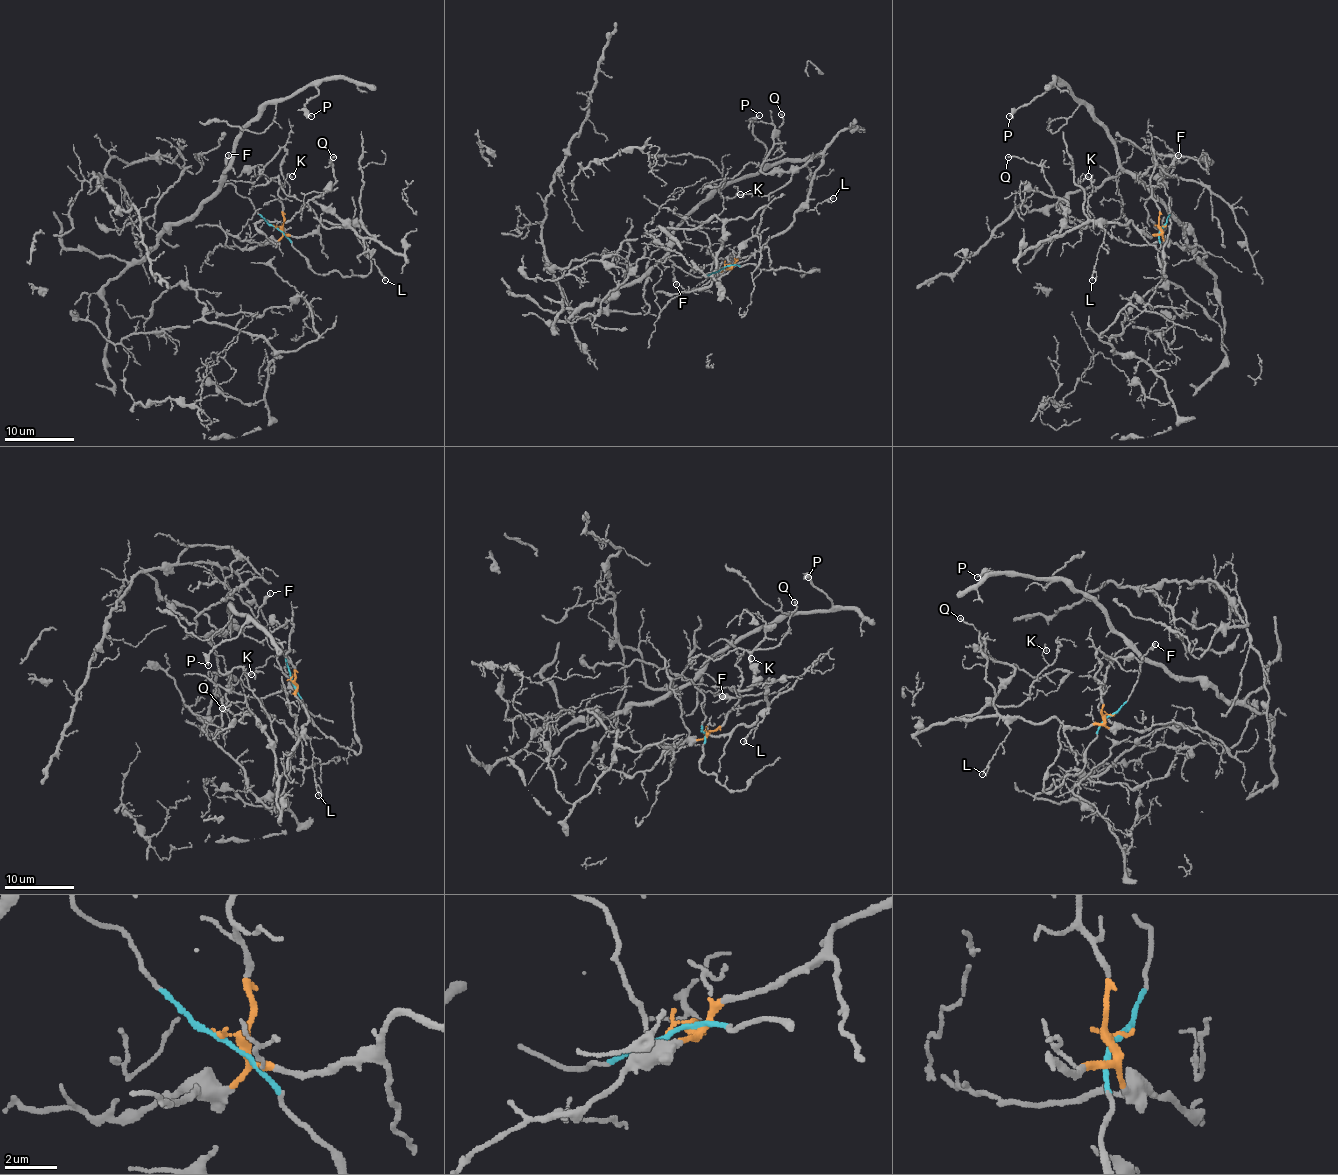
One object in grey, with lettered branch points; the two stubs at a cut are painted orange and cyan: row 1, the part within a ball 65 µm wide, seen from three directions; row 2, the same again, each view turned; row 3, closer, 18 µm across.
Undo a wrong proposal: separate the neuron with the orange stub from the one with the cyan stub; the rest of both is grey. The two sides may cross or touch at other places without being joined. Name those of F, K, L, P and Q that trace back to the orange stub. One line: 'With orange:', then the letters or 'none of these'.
With orange: K, L, Q

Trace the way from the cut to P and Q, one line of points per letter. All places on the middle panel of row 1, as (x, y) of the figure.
P: (723, 267), (695, 276), (669, 257), (669, 239), (716, 188), (761, 167), (767, 148), (753, 132), (760, 115)
Q: (723, 267), (782, 232), (819, 167), (819, 155), (789, 171), (761, 169), (782, 153), (781, 113)

